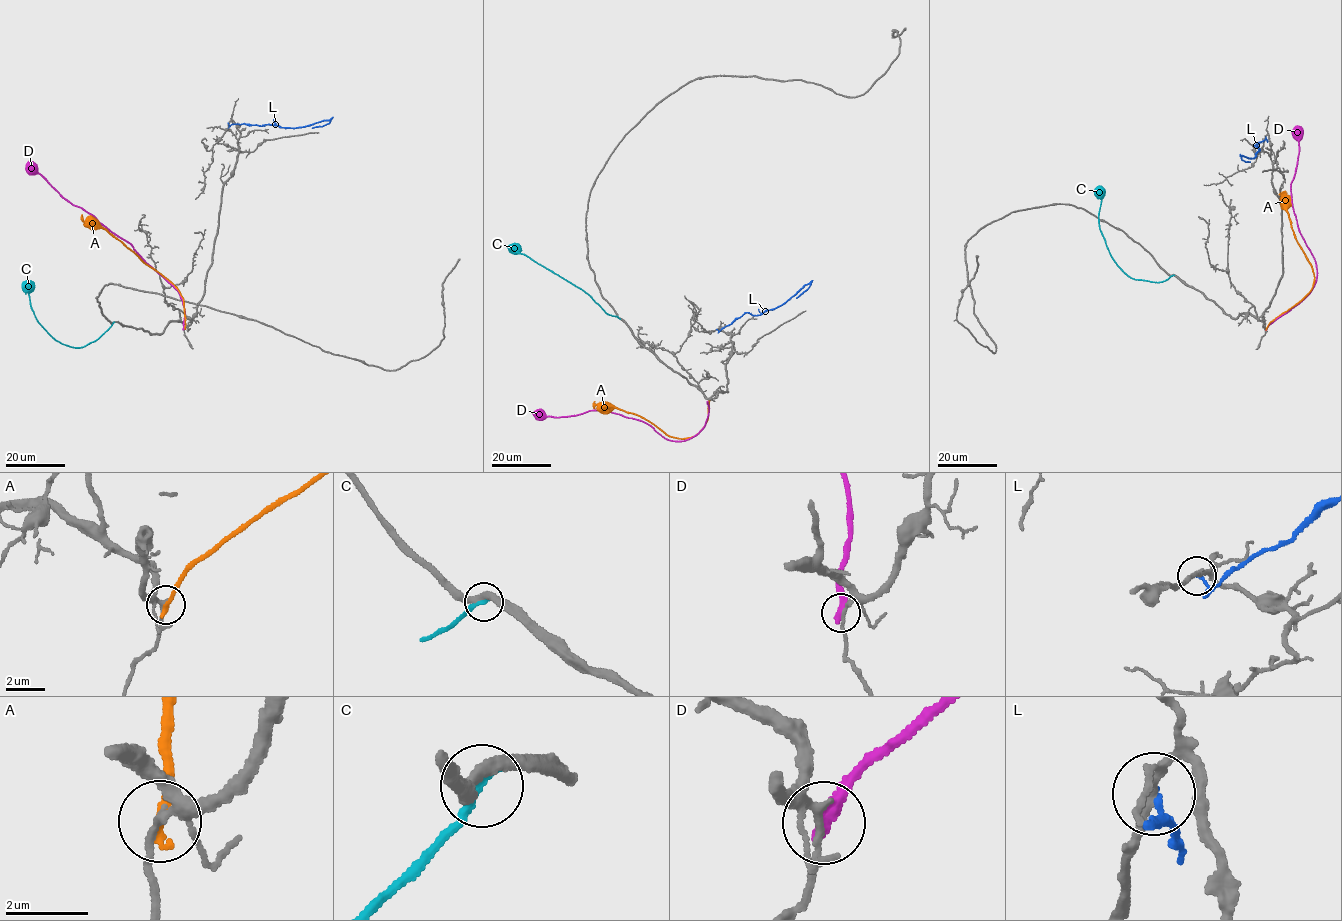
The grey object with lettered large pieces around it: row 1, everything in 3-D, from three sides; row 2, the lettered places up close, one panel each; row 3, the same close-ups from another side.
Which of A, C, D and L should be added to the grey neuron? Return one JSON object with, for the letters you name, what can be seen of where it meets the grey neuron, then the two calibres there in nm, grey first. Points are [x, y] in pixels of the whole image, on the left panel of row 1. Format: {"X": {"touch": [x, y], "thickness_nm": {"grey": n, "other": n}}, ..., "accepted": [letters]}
{"C": {"touch": [113, 323], "thickness_nm": {"grey": 280, "other": 240}}, "accepted": ["C"]}

